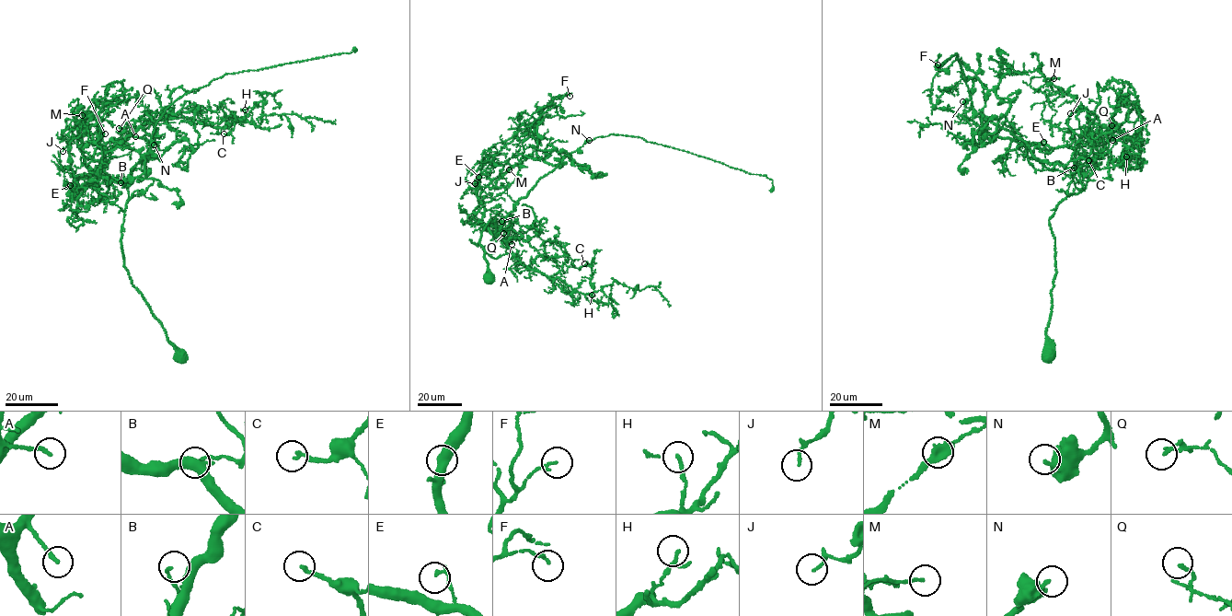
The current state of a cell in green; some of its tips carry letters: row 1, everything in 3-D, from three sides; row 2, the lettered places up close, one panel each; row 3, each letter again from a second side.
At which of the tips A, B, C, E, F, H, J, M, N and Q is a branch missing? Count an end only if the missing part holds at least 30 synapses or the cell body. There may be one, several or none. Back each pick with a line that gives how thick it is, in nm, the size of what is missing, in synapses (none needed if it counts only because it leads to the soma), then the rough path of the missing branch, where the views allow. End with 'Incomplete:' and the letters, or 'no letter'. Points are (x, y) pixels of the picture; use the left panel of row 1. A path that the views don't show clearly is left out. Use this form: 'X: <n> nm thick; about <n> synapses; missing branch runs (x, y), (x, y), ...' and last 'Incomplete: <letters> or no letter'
A: 190 nm thick; about 35 synapses; missing branch runs (135, 136), (147, 143), (148, 150), (147, 145)
Incomplete: A

